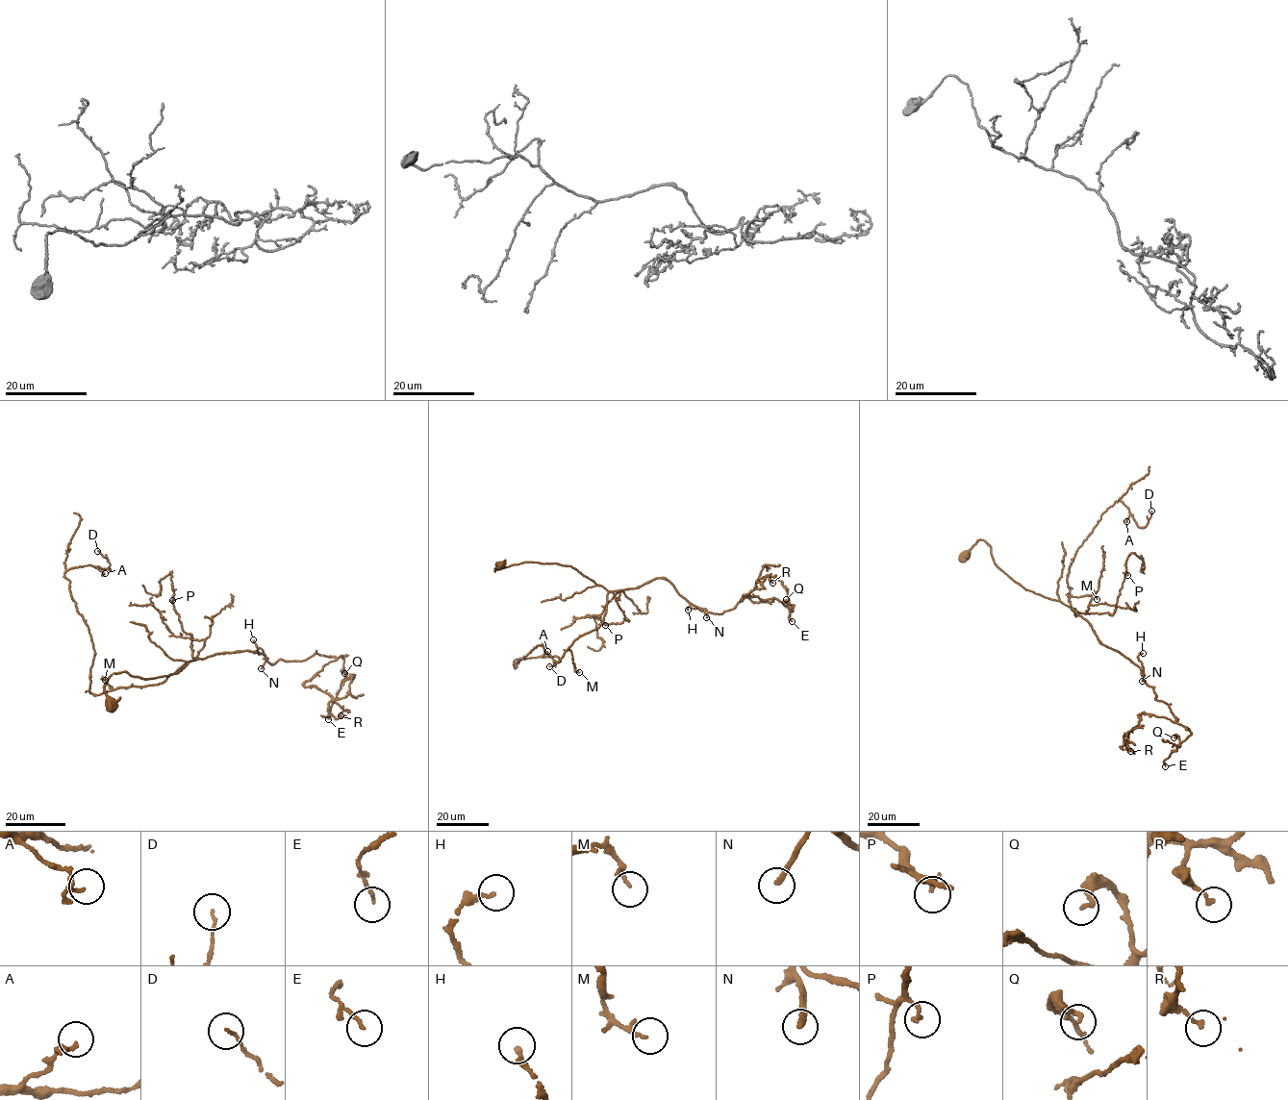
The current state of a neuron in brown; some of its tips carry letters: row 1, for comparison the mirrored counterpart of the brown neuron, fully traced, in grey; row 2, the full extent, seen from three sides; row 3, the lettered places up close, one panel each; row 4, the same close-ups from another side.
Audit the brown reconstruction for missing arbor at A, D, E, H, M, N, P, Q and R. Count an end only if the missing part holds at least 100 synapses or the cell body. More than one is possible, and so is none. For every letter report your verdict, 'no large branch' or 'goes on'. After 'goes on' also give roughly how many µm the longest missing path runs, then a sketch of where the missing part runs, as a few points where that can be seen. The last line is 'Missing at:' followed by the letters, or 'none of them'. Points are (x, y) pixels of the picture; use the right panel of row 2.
A: no large branch
D: no large branch
E: no large branch
H: no large branch
M: no large branch
N: goes on | 90 µm | (1142, 681), (1135, 682), (1111, 666), (1112, 694), (1107, 703), (1085, 710), (1083, 687), (1061, 666), (1059, 659)
P: no large branch
Q: no large branch
R: no large branch
Missing at: N

